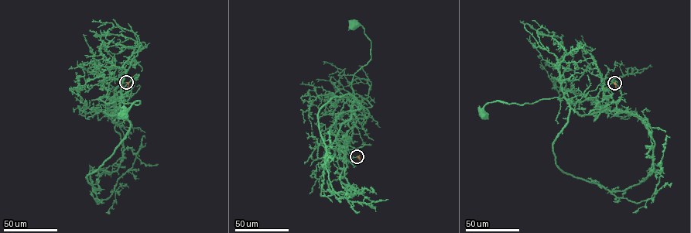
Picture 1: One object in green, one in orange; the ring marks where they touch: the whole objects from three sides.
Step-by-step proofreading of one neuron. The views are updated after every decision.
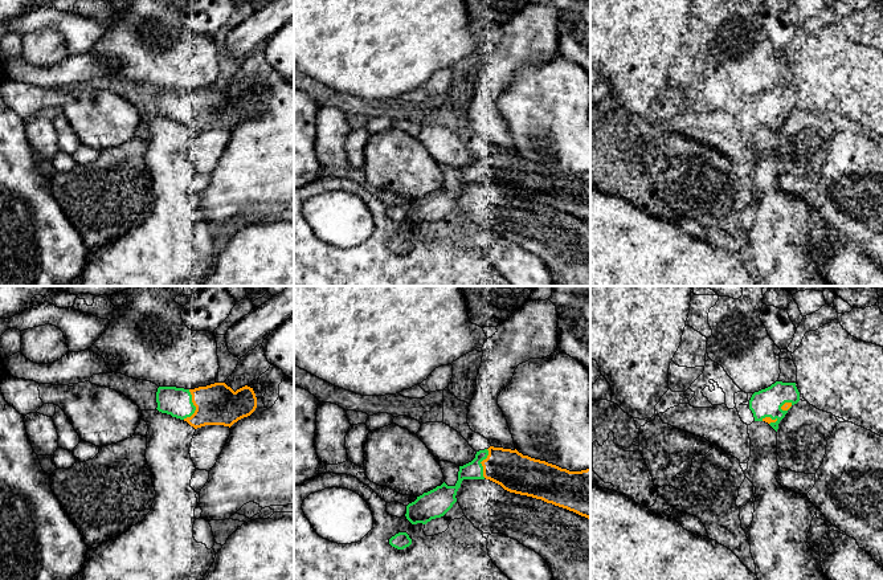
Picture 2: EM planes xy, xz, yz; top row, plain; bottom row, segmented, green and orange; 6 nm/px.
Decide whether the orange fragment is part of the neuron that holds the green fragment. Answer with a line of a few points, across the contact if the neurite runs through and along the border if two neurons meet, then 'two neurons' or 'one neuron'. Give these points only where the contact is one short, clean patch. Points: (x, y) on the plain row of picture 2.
one neuron

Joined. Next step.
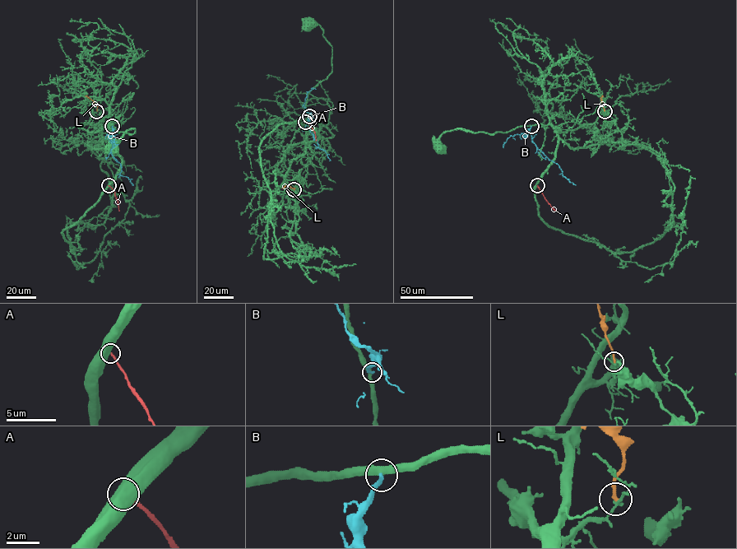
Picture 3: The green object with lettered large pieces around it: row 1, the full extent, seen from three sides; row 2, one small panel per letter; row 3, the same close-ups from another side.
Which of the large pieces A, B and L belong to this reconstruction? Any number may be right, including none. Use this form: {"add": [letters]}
{"add": []}

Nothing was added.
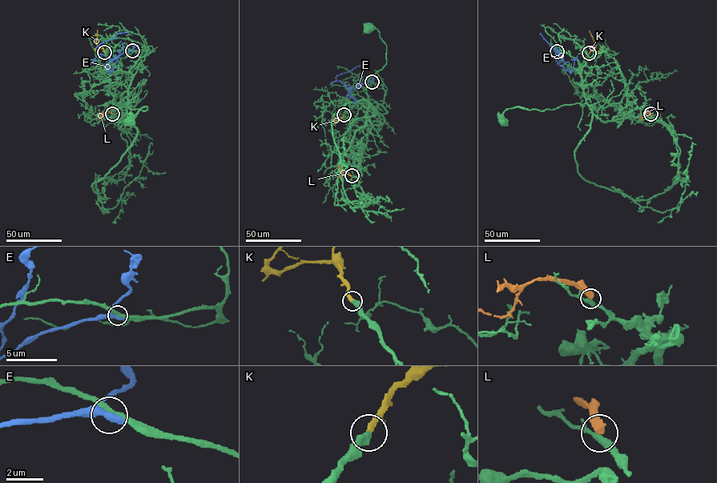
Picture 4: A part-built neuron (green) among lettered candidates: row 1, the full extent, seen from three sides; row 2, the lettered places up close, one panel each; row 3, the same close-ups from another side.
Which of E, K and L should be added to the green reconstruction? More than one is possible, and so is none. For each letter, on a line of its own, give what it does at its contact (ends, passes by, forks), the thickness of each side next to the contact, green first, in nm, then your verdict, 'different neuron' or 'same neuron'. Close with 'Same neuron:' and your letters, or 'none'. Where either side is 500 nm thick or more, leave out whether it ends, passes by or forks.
E: it passes by | 280/360 nm | different neuron
K: it passes by | 280/240 nm | same neuron
L: it ends | 320/480 nm | different neuron
Same neuron: K

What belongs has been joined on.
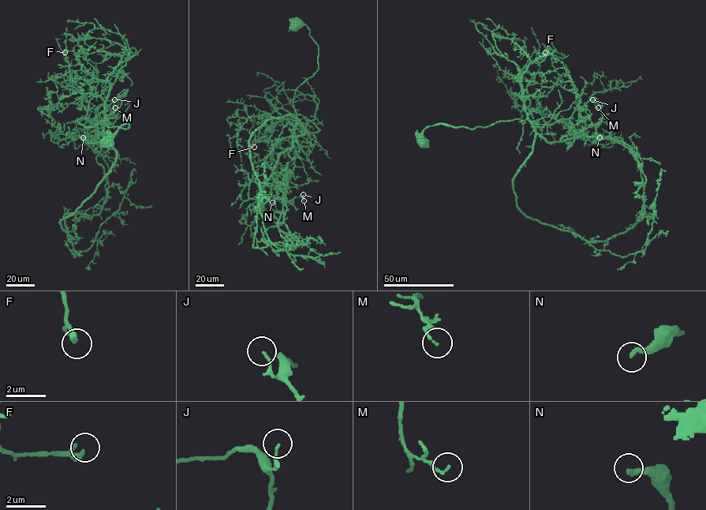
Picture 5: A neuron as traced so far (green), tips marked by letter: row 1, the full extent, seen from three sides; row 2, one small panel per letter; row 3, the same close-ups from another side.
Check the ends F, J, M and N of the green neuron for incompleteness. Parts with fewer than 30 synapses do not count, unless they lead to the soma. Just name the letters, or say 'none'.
N

